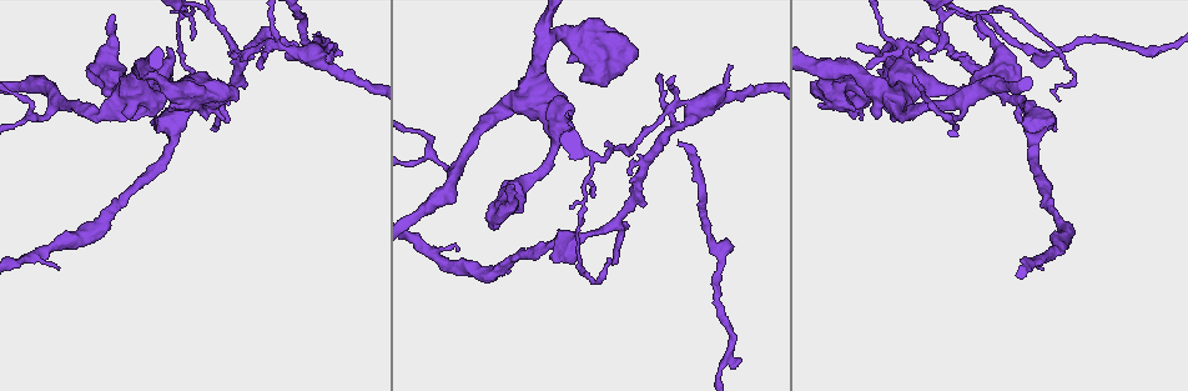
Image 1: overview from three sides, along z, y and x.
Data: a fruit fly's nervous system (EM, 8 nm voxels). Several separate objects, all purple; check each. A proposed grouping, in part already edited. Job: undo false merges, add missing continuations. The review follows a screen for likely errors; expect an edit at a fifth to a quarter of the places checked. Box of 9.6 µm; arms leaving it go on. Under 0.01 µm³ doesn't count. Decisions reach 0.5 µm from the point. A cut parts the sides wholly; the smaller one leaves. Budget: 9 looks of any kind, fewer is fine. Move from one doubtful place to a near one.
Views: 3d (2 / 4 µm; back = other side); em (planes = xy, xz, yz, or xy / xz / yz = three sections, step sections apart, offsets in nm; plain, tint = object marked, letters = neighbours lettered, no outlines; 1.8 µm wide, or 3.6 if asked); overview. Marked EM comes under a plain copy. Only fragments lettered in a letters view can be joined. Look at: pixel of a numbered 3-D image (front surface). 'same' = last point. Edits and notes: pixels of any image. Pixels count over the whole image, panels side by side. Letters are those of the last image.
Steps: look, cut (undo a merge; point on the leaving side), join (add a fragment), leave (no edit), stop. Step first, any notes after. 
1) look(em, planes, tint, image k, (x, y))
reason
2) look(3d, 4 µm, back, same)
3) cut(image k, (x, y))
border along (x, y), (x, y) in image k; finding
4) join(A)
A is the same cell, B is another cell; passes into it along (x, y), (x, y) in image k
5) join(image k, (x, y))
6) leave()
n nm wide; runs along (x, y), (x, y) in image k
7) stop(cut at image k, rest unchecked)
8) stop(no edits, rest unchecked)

look(em, 3.6 µm, planes, letters, image 1, (143, 68))
three arms meet

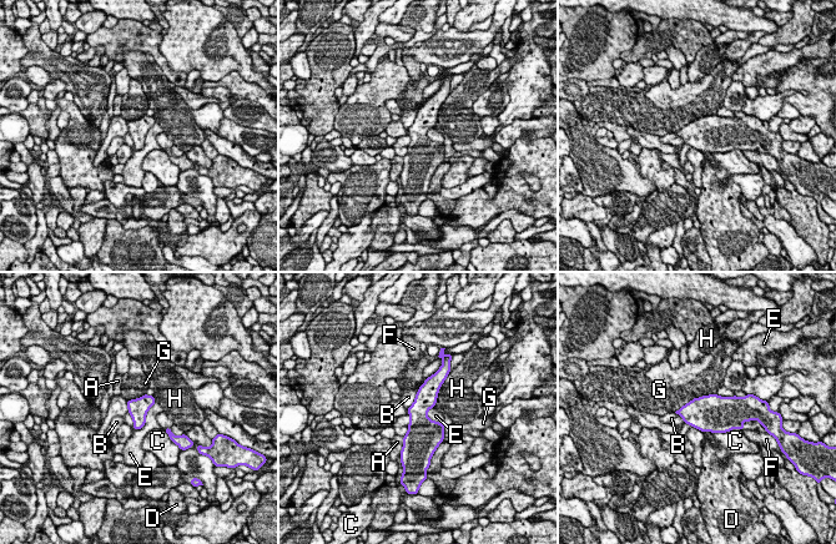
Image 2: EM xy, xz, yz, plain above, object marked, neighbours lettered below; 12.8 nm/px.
leave()
A, B, C, D, E, F, G and H are other cells; border along (154, 396), (146, 422), (134, 429) in image 2; all the same neuron

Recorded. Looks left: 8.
look(em, planes, letters, image 1, (959, 103))
sharp bend

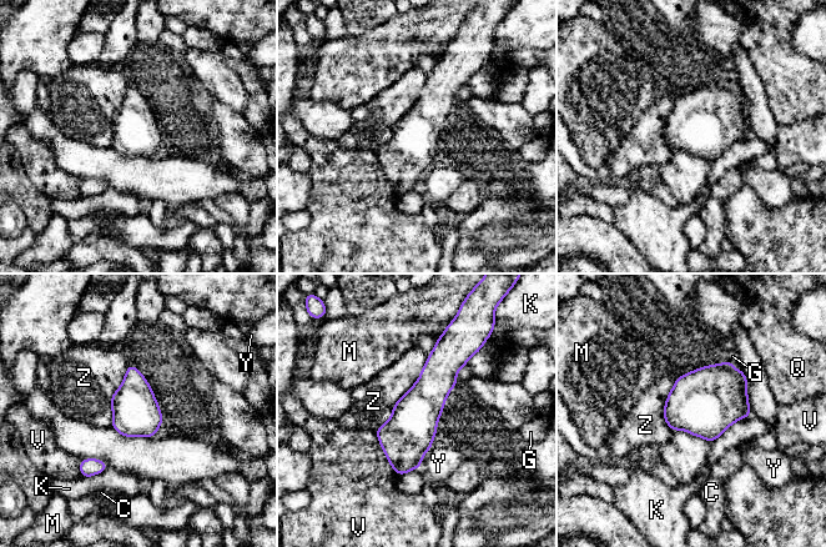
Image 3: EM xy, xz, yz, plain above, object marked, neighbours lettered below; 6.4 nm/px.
leave()
300 nm wide; C, G, K, M, Q, V, Y and Z are other cells; runs along (443, 344), (399, 471) in image 3; one neuron here

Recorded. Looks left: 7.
look(em, planes, letters, image 1, (1017, 99))
branch point

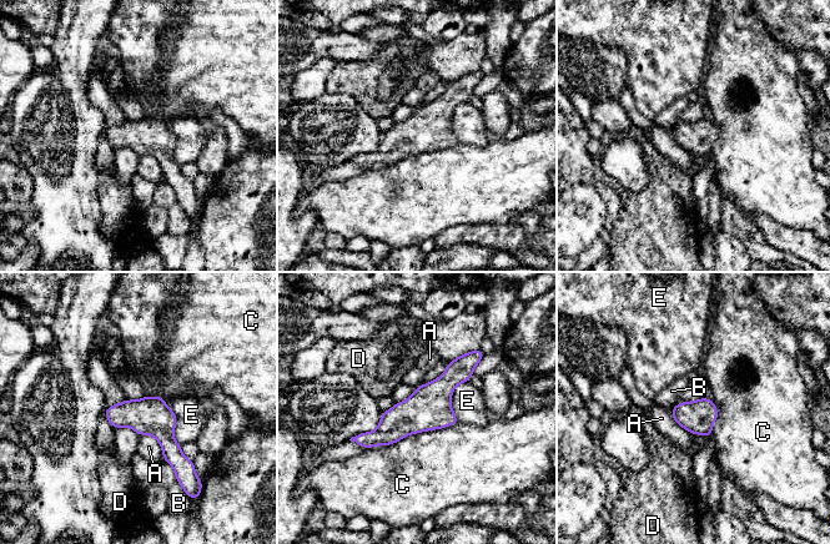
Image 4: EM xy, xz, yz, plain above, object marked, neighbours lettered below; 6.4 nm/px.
leave()
A, B, C, D and E are other cells; runs along (467, 357), (413, 416), (357, 439) in image 4; all the same neuron

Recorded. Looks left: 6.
look(em, planes, letters, image 1, (269, 43))
four-way junction

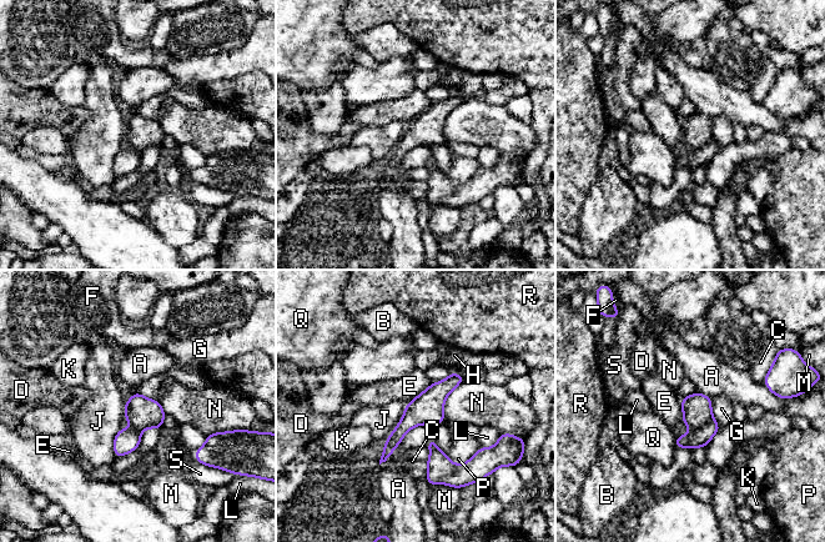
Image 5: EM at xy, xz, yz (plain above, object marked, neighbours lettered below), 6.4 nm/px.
cut(image 5, (697, 408))
A, B, C, D, E, F, G, H, J, K, L, M, N, P, Q, R and S are other cells; the part that leaves runs along (459, 379), (400, 431), (385, 456) in image 5; two neurons meet here

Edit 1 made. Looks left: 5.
stop(cut at image 5, rest unchecked)

